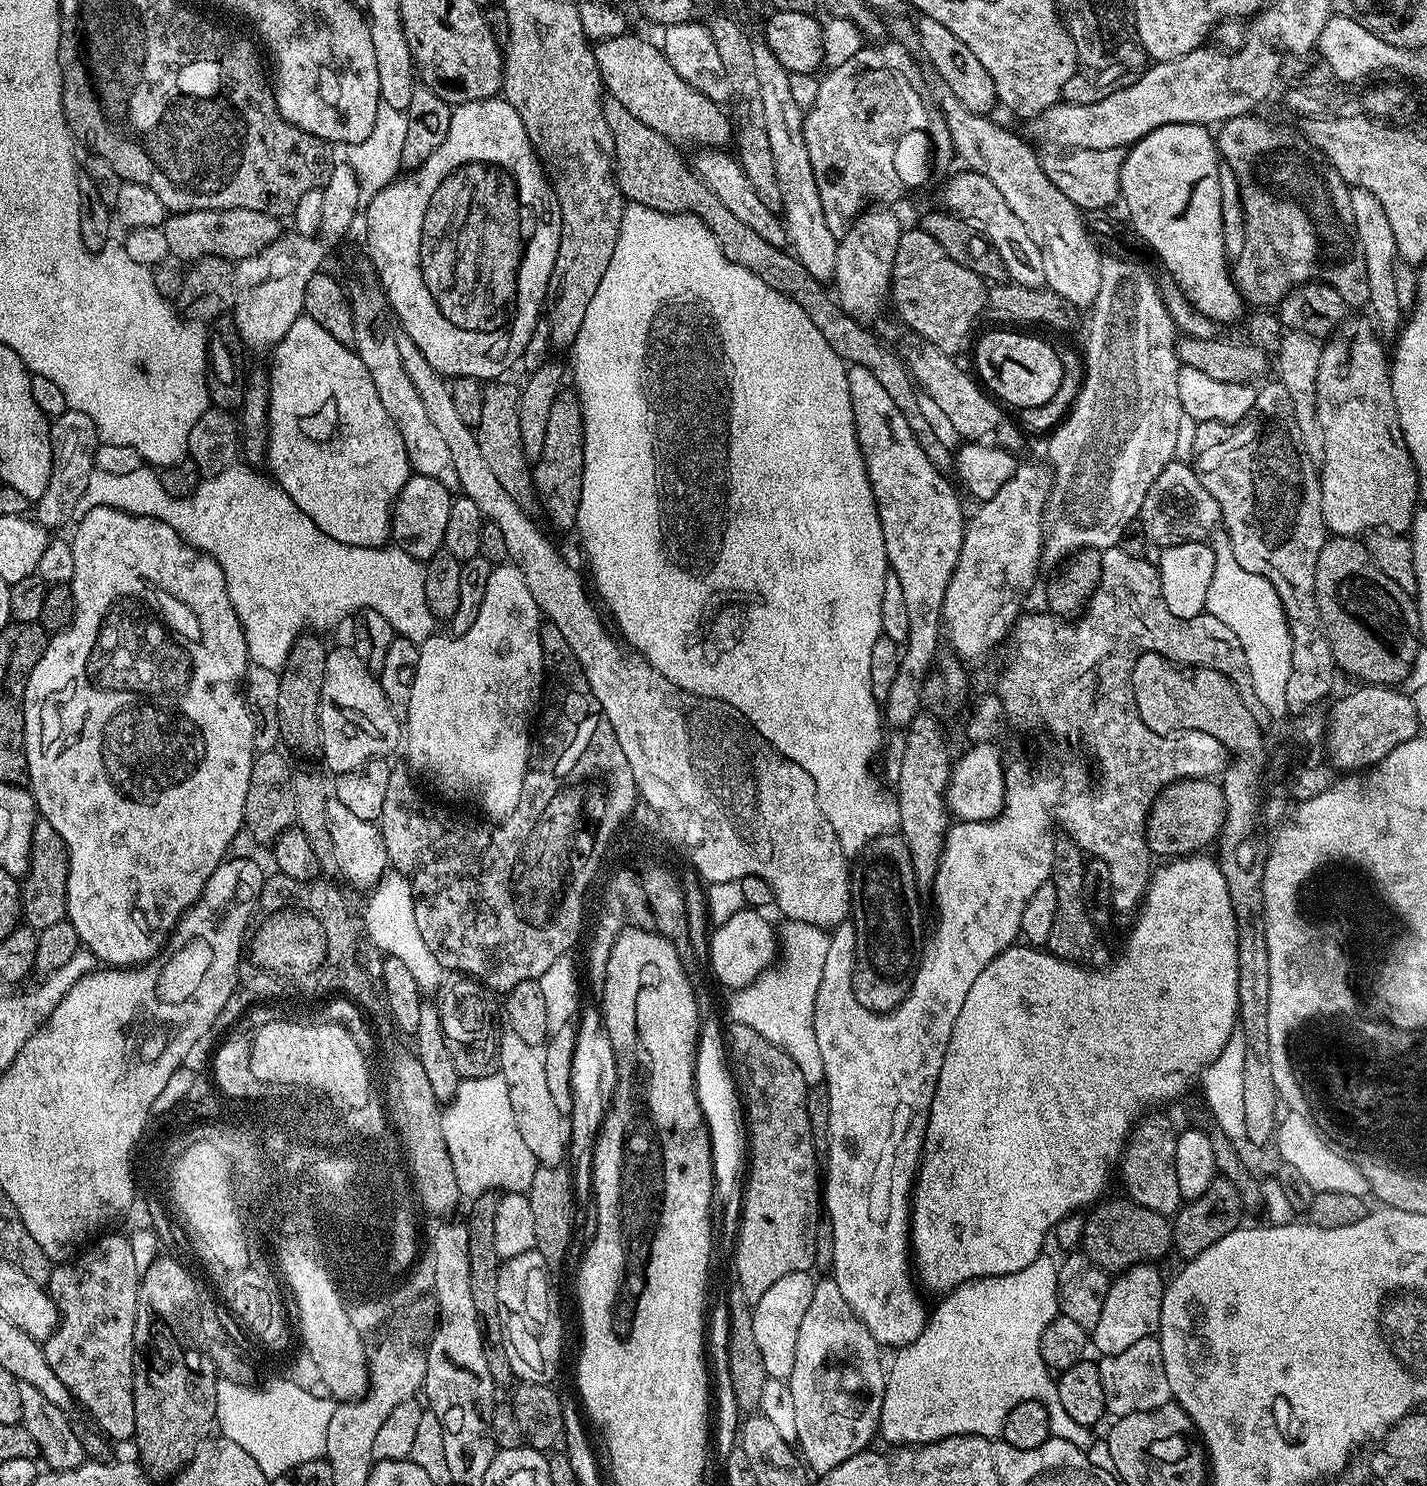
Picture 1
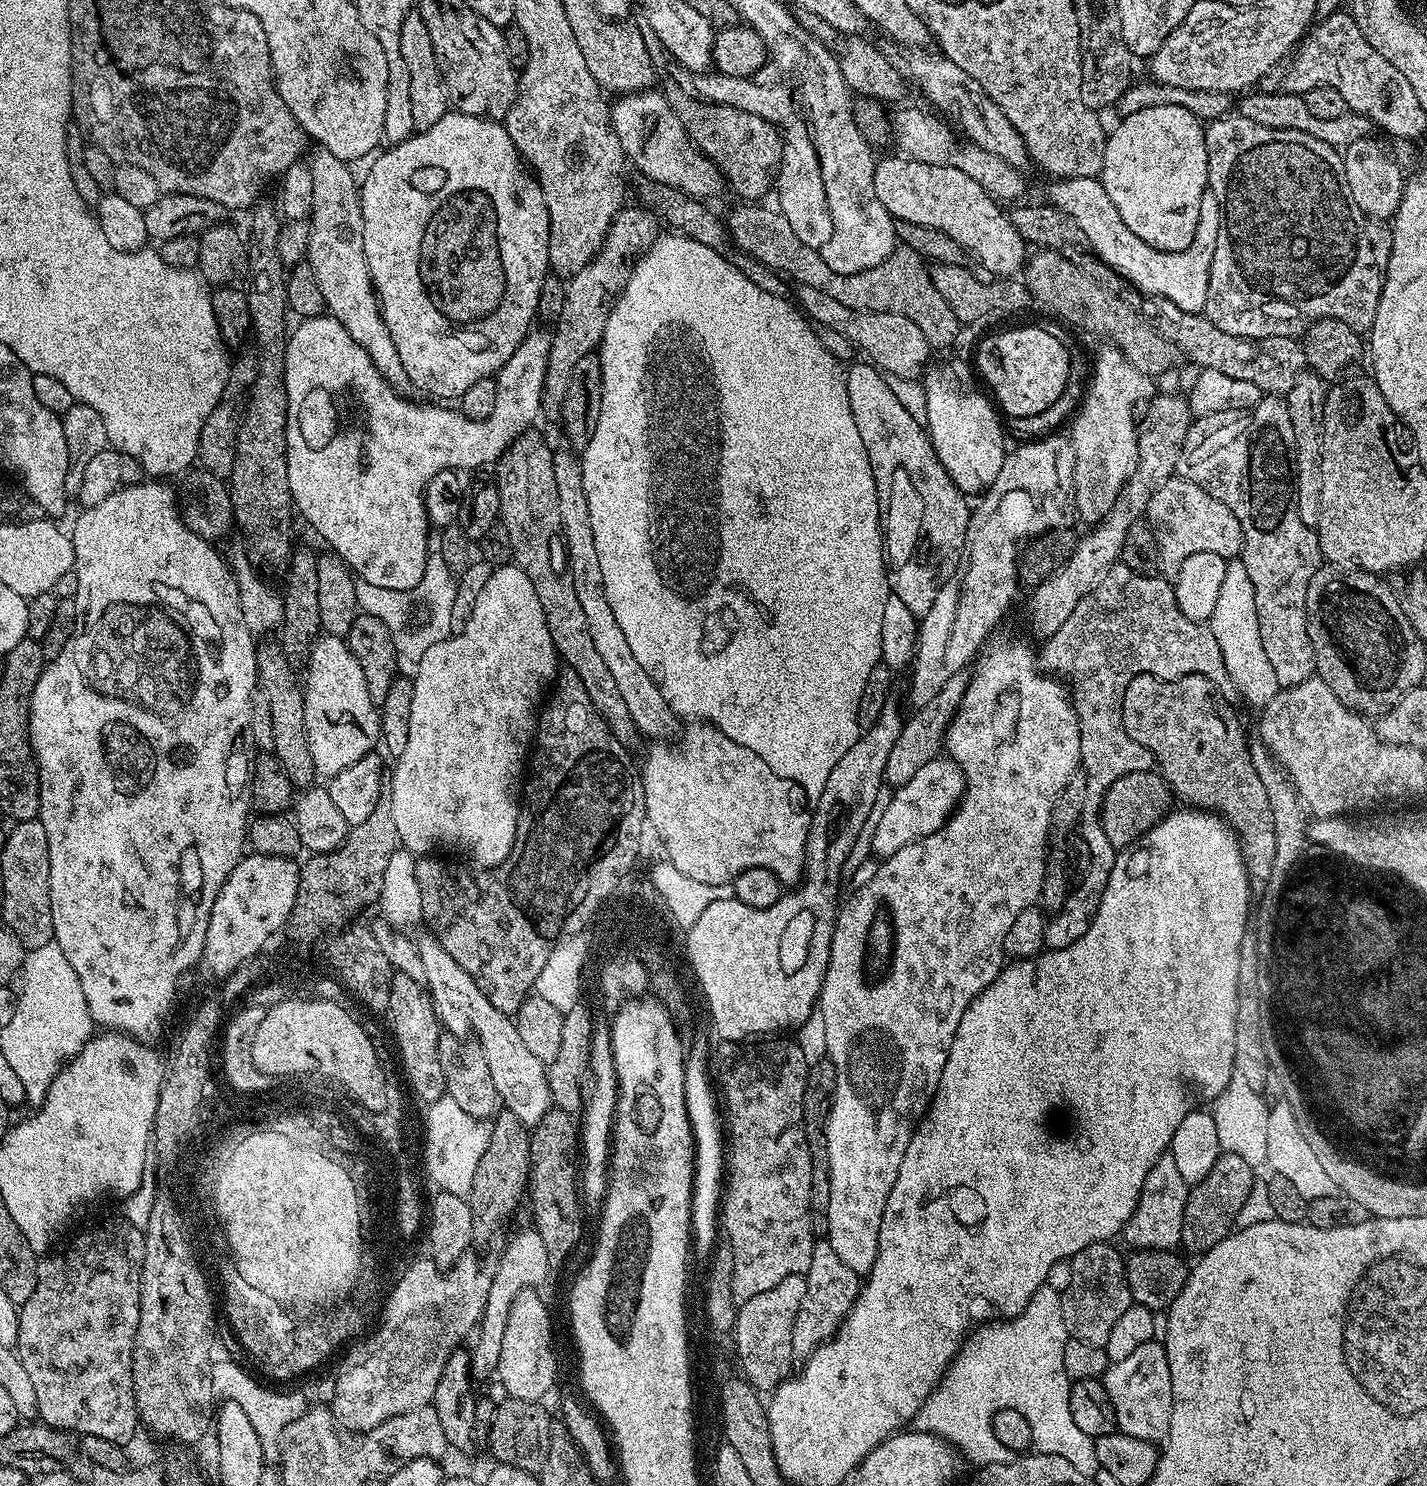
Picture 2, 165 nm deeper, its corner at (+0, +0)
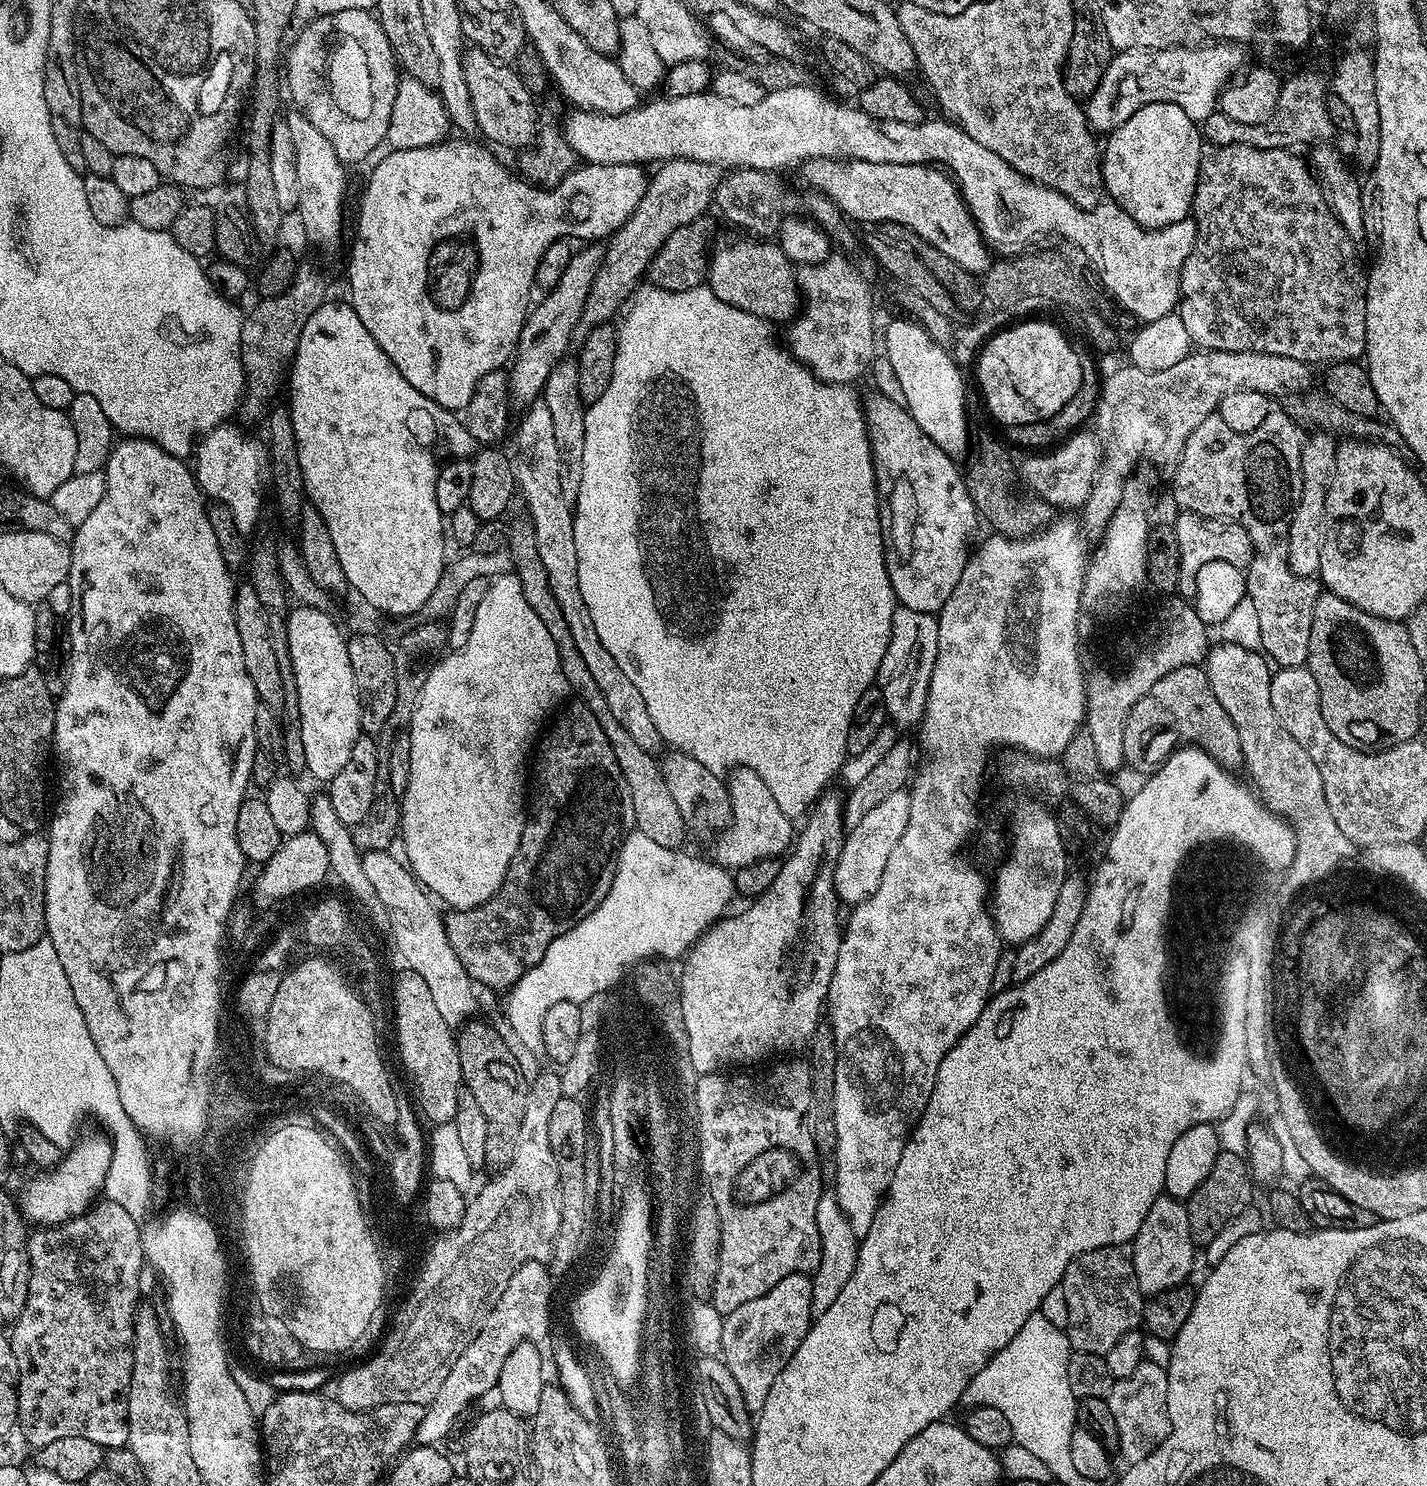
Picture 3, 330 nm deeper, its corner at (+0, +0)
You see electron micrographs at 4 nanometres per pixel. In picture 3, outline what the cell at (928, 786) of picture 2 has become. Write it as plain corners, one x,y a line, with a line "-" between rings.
902,791
890,794
890,798
878,802
874,810
862,814
862,822
847,829
842,854
838,858
832,879
836,887
837,901
841,905
858,905
870,898
874,890
878,890
878,882
882,882
886,862
890,859
890,850
898,846
898,838
902,838
906,822
910,822
910,798
907,791

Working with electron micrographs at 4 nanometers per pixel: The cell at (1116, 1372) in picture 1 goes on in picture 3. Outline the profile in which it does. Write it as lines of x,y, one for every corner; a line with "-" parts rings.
1144,1359
1134,1370
1134,1374
1126,1374
1126,1378
1115,1381
1107,1394
1110,1411
1114,1414
1114,1422
1118,1425
1120,1446
1119,1455
1124,1455
1125,1465
1142,1462
1142,1458
1150,1458
1172,1430
1170,1410
1166,1406
1168,1393
1168,1369
1162,1365

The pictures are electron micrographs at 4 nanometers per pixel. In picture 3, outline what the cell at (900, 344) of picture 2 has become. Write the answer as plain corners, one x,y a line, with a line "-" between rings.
764,238
744,239
748,240
728,240
725,244
718,245
717,243
711,249
706,273
707,287
712,289
715,296
722,298
722,302
743,312
754,314
763,320
777,322
776,320
788,320
792,315
795,317
802,308
802,293
796,282
797,269
792,261
786,258
779,243
769,242

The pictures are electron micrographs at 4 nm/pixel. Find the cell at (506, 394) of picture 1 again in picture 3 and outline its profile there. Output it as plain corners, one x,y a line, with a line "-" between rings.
527,518
514,521
507,529
506,536
506,551
512,557
515,575
519,576
522,582
522,594
526,594
526,602
530,602
530,610
534,610
534,614
538,614
538,618
542,618
542,626
546,626
546,630
550,630
550,638
554,638
554,646
558,646
562,674
566,674
569,689
573,693
577,692
580,695
577,697
594,714
594,718
598,718
598,722
614,750
614,758
618,758
622,778
626,778
626,786
630,790
630,802
634,802
635,831
646,834
646,838
658,842
658,846
673,850
679,849
684,836
686,837
682,810
678,810
678,802
674,802
674,798
670,794
670,786
666,786
666,778
661,765
657,761
655,764
652,761
653,755
642,750
642,746
638,746
638,742
634,742
634,738
630,738
630,734
626,734
622,722
618,722
618,718
614,718
610,706
606,706
604,692
598,690
598,682
594,682
594,674
590,674
590,666
586,666
582,654
578,652
578,646
574,646
570,626
566,626
566,618
562,614
558,598
552,593
548,575
542,566
542,558
538,558
538,544
534,542
532,521

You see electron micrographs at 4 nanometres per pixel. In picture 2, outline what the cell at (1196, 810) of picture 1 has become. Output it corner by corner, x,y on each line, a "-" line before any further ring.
1159,771
1126,774
1118,778
1118,782
1114,782
1114,786
1110,786
1099,801
1100,825
1116,849
1127,849
1135,845
1140,837
1147,836
1154,825
1163,821
1173,807
1172,800
1174,793

